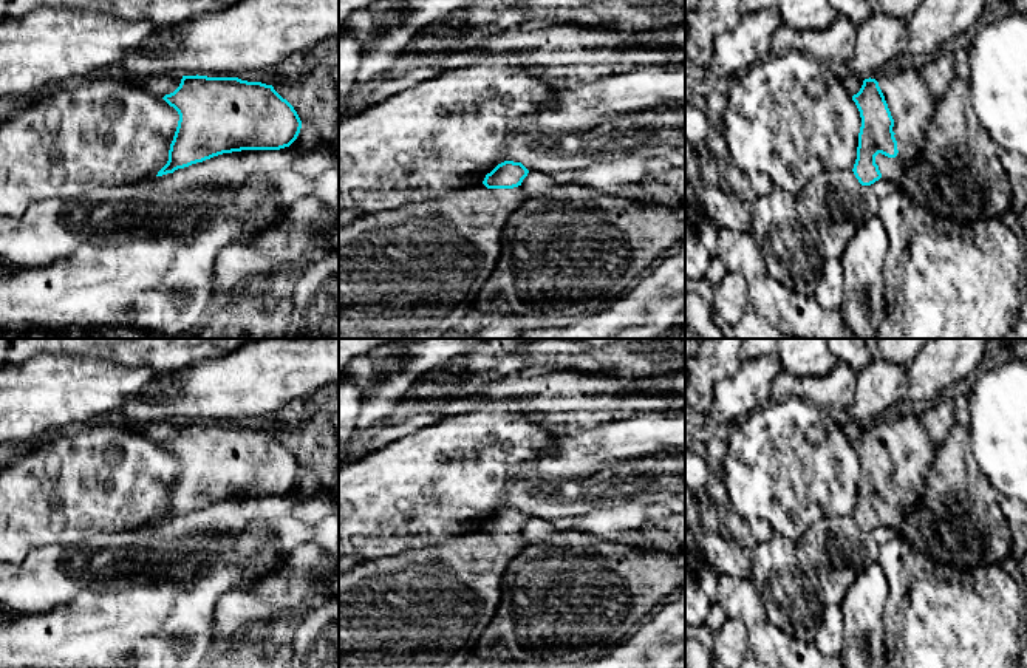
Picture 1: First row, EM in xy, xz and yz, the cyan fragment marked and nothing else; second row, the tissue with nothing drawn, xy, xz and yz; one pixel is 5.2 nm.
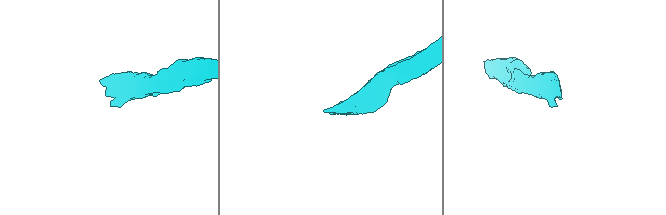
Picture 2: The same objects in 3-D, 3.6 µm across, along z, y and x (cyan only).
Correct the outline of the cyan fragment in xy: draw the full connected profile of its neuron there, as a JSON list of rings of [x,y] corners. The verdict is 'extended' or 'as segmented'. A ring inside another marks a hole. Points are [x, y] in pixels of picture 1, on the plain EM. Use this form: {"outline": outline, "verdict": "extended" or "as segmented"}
{"outline": [[[183,422],[179,433],[162,444],[178,461],[169,507],[156,523],[241,496],[280,496],[299,482],[302,467],[294,453],[272,431],[238,424]]], "verdict": "as segmented"}

